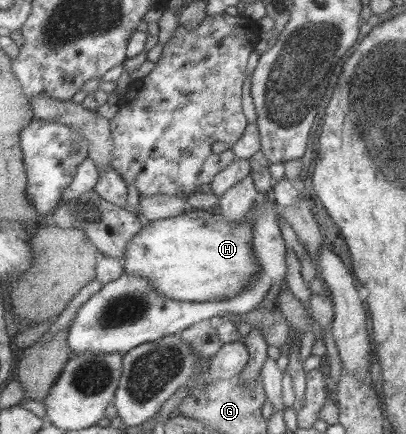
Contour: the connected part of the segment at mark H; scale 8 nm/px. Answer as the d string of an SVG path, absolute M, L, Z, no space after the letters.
M253 206L241 222L225 222L223 214L199 210L171 218L153 220L144 226L123 253L124 272L153 280L153 288L163 296L191 302L215 302L243 291L261 269L253 254L253 221L259 206Z

